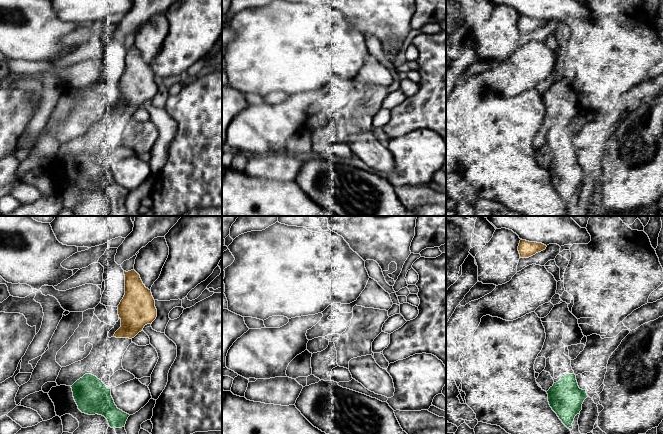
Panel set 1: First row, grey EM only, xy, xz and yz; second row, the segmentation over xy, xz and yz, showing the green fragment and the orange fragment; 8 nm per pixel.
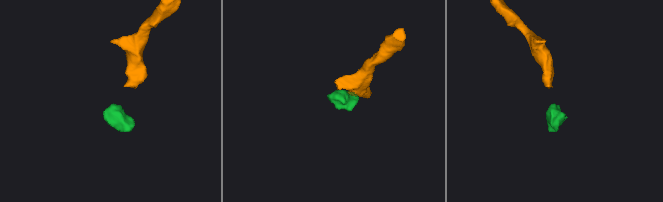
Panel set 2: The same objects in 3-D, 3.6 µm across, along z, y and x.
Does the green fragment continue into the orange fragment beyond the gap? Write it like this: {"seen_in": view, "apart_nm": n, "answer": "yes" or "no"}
{"seen_in": "xy", "apart_nm": 360, "answer": "yes"}

